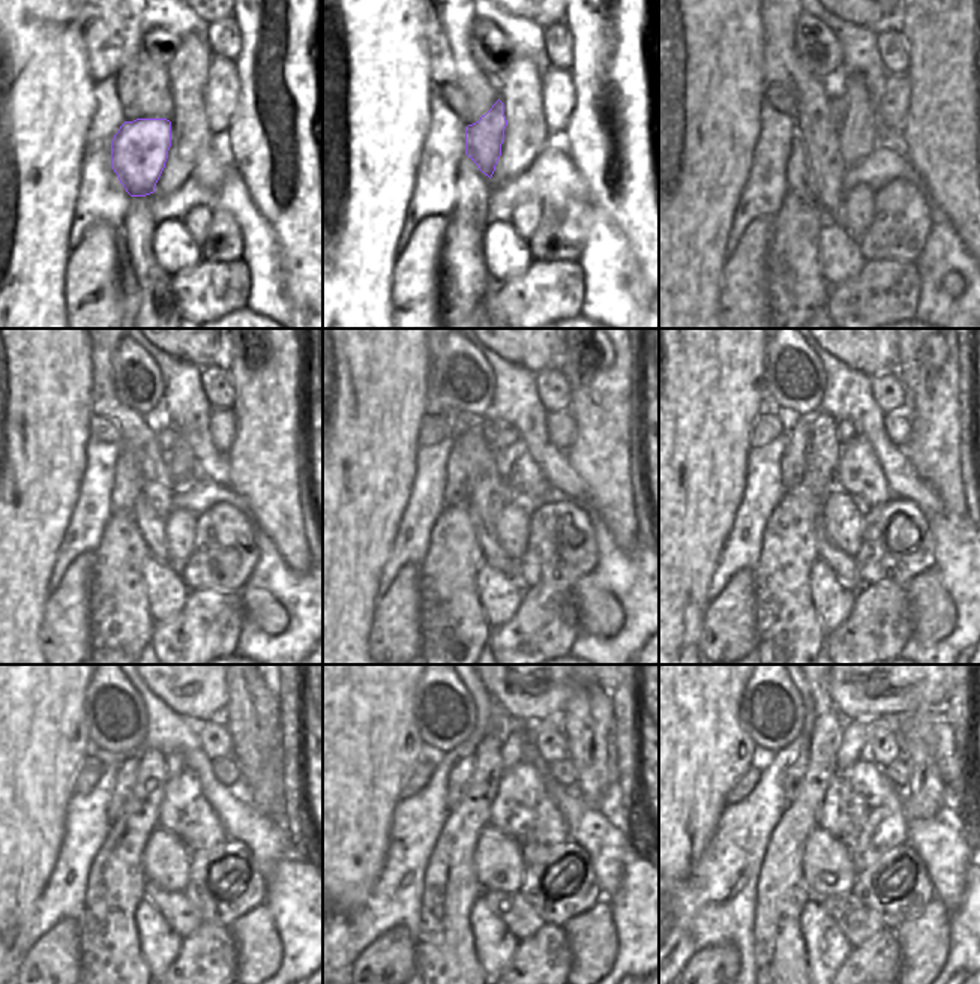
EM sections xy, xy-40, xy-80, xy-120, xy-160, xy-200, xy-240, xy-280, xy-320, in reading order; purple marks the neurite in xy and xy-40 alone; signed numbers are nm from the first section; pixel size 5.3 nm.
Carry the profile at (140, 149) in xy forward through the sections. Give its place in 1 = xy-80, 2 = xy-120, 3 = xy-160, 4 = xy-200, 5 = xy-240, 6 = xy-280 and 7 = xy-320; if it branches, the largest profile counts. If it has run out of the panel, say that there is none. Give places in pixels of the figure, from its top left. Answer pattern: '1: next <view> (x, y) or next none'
1: next xy-80 (836, 99)
2: next xy-120 (167, 434)
3: next xy-160 (506, 435)
4: next xy-200 (845, 431)
5: next xy-240 (174, 765)
6: next xy-280 (514, 746)
7: next xy-320 (856, 735)

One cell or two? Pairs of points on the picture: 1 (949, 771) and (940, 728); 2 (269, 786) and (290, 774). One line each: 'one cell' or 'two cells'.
1: one cell
2: two cells

